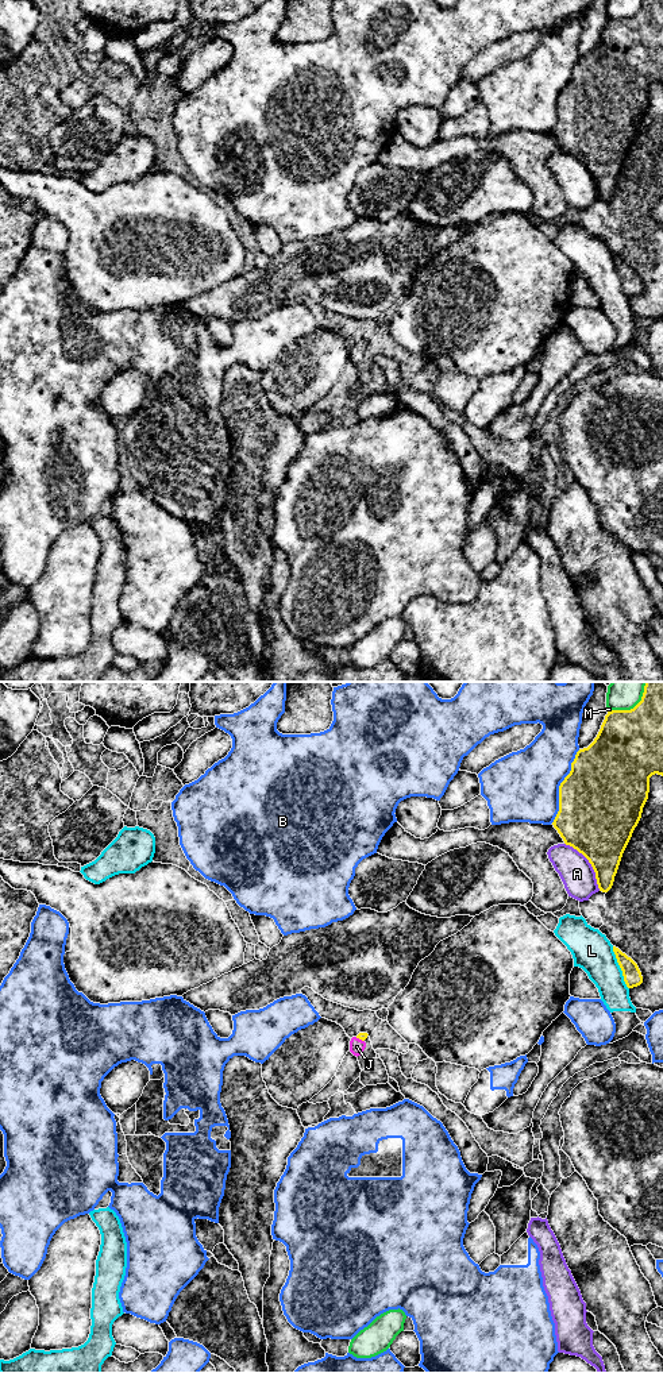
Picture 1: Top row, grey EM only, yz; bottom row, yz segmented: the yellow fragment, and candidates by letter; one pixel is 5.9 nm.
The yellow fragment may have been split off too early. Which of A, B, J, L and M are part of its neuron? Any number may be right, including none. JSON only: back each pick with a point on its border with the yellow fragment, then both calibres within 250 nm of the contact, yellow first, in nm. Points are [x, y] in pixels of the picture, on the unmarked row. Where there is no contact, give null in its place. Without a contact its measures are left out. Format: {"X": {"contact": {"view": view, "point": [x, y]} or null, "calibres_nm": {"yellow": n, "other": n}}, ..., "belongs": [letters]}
{"J": {"contact": {"view": "yz", "point": [359, 347]}, "calibres_nm": {"yellow": 50, "other": 90}}, "belongs": ["J"]}

